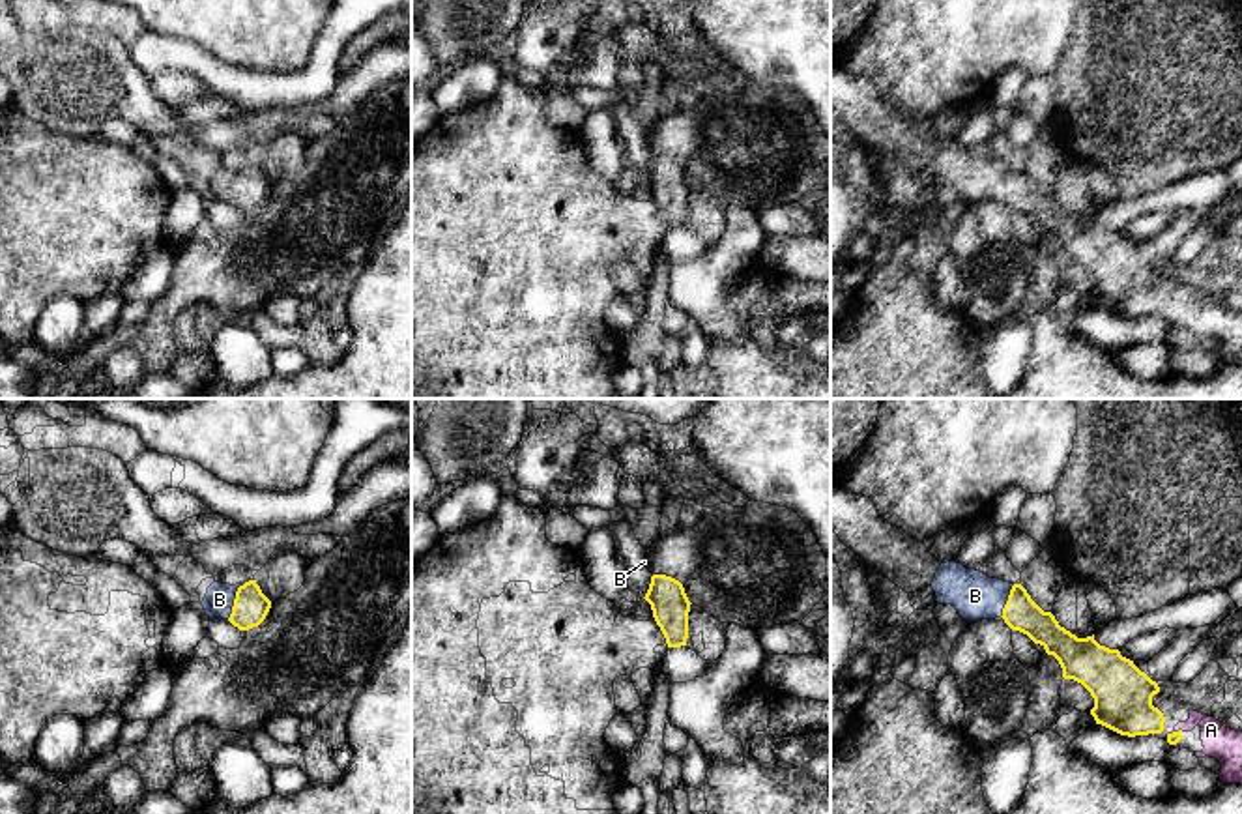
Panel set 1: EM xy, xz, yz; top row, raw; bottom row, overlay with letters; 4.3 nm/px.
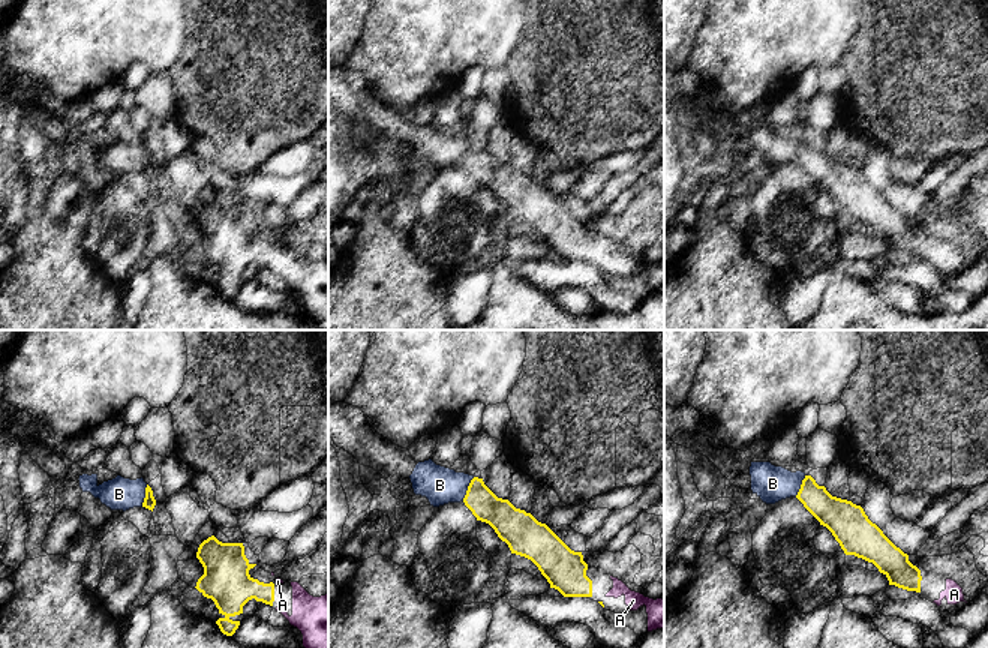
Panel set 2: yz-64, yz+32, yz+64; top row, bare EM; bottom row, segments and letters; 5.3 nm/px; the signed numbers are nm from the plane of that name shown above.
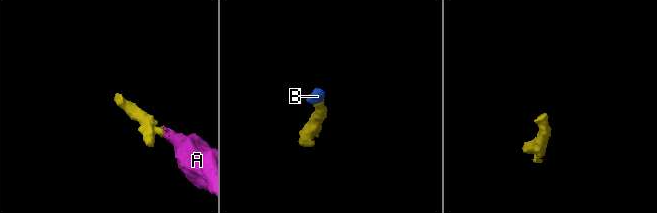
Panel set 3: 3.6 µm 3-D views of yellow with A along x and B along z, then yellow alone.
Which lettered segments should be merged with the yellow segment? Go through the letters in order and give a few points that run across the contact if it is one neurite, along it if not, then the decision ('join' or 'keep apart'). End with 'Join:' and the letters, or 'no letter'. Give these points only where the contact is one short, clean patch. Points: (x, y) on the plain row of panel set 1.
A: line yz (1173, 319), (1179, 311), (1203, 304), (1226, 326); join
B: line xy (251, 188), (234, 180), (219, 180); join
Join: A, B

